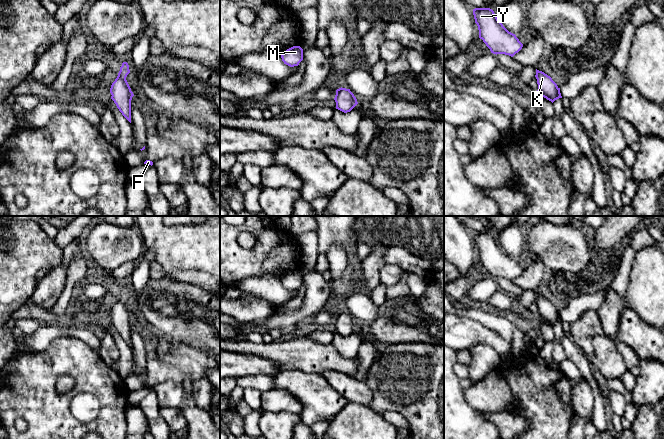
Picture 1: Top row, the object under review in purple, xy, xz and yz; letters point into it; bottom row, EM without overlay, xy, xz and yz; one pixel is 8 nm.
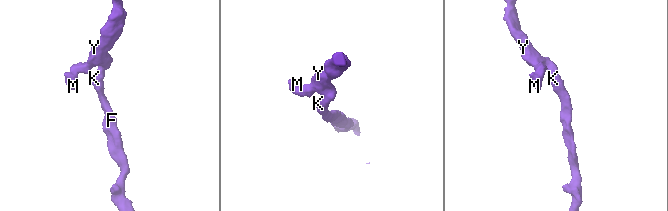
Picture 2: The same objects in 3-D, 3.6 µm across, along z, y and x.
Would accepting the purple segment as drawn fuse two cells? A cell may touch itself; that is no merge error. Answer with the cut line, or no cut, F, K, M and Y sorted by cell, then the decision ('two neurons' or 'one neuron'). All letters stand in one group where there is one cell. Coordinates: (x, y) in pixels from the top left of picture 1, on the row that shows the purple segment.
no cut | F K M Y | one neuron

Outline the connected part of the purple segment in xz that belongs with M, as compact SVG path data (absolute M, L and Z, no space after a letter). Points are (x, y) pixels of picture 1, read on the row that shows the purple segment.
M293 46L287 49L281 55L281 58L284 64L290 67L298 66L303 60L303 49L300 46Z

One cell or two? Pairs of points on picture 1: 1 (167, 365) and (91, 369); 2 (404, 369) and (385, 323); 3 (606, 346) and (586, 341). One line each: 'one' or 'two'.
1: two
2: two
3: two

